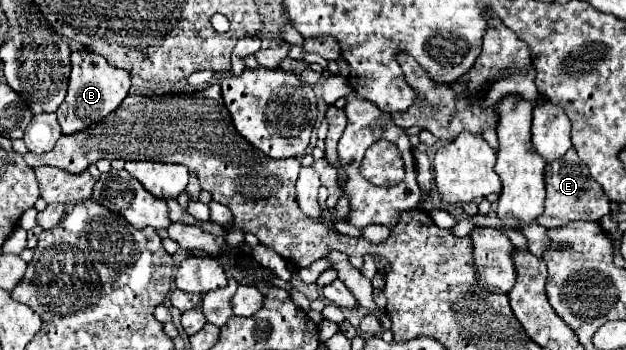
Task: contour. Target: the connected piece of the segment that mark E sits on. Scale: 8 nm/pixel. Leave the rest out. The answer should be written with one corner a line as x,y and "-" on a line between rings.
569,149
565,157
549,163
545,167
545,185
547,185
547,199
545,199
545,213
537,219
543,227
561,227
569,221
599,221
609,213
609,199
599,187
595,179
589,177
587,167
577,157
575,149

